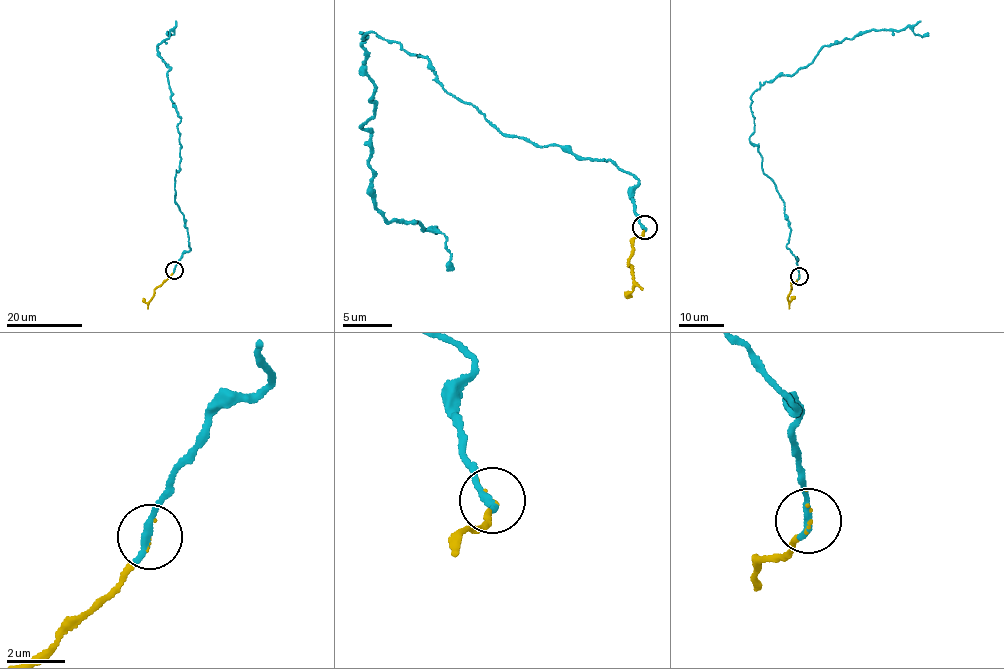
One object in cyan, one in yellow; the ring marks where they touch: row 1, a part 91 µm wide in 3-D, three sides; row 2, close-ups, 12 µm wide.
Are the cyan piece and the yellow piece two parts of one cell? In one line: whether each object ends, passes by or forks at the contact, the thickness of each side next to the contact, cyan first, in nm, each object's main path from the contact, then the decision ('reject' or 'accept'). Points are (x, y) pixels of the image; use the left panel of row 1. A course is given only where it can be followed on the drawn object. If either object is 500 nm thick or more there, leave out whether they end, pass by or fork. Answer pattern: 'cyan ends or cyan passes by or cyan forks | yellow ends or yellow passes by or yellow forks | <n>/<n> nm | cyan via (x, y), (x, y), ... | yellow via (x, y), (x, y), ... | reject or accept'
cyan ends | yellow ends | 320/70 nm | cyan via (175, 270), (190, 248), (174, 198), (180, 118), (171, 102), (170, 67), (156, 48), (174, 33), (167, 31) | yellow via (175, 270), (154, 290), (151, 300), (145, 303), (143, 298) | accept

